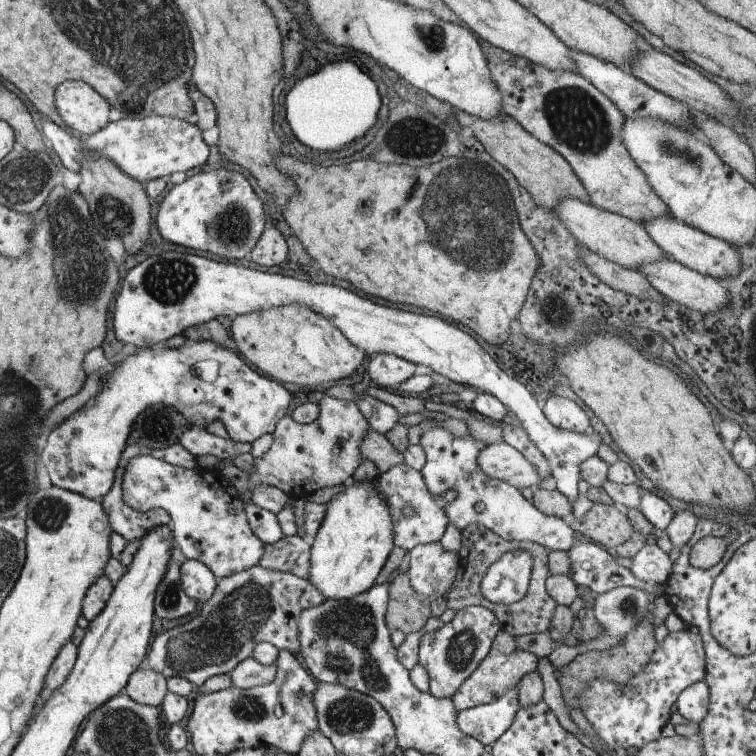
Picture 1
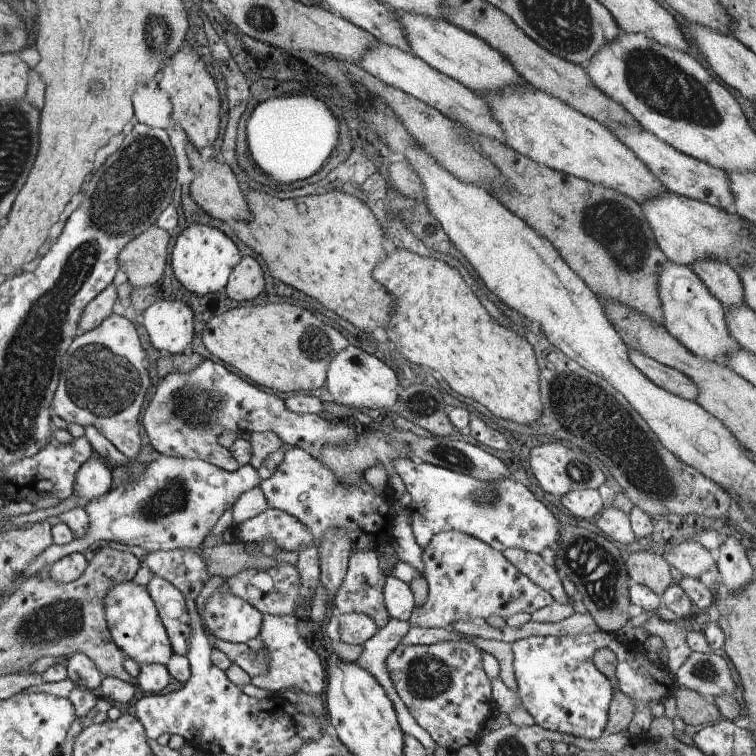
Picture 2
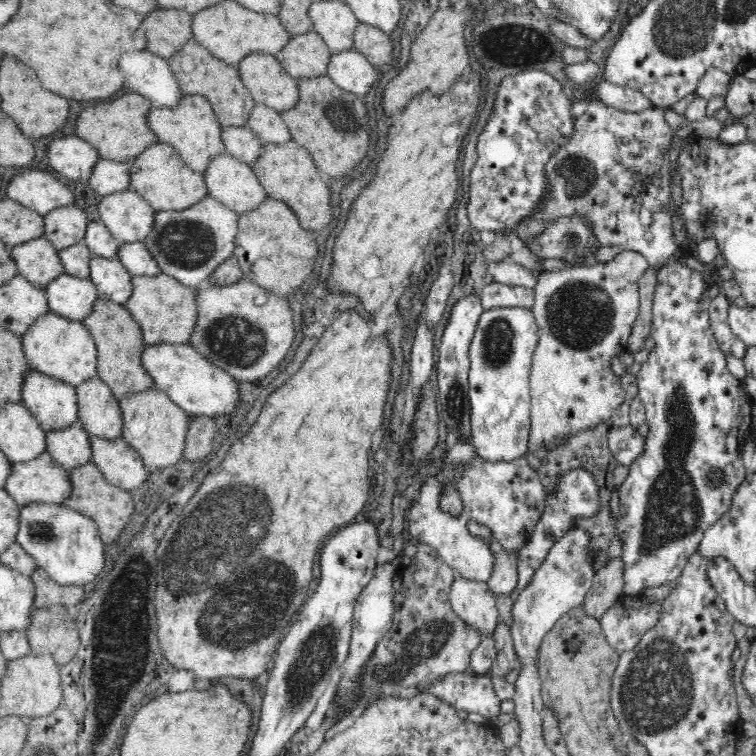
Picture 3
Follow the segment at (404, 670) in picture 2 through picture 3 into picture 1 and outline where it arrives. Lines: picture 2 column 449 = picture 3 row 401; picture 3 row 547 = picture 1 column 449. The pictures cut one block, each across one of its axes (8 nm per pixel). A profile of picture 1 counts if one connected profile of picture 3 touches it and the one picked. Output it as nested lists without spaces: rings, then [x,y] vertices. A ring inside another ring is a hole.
[[[472,605],[458,611],[452,621],[436,632],[425,633],[419,643],[418,663],[429,675],[429,692],[440,699],[452,699],[490,655],[491,644],[501,628],[495,613],[484,606]]]

